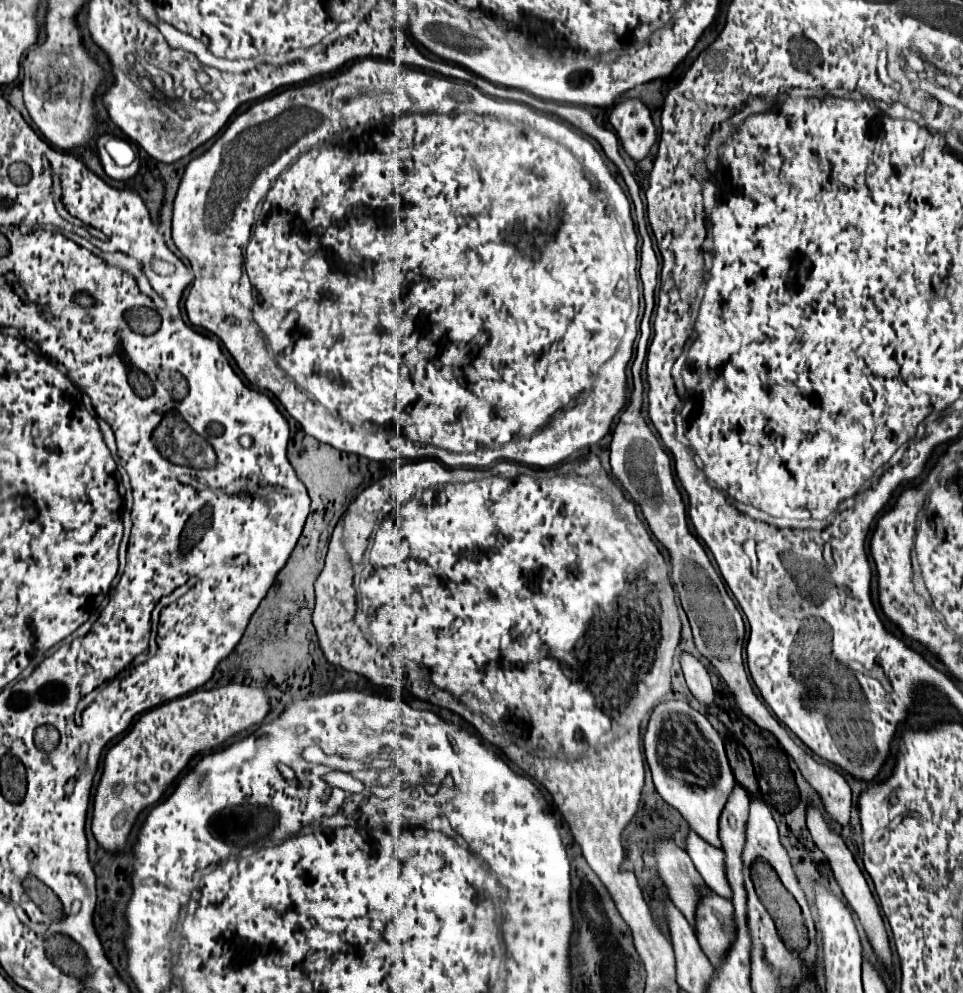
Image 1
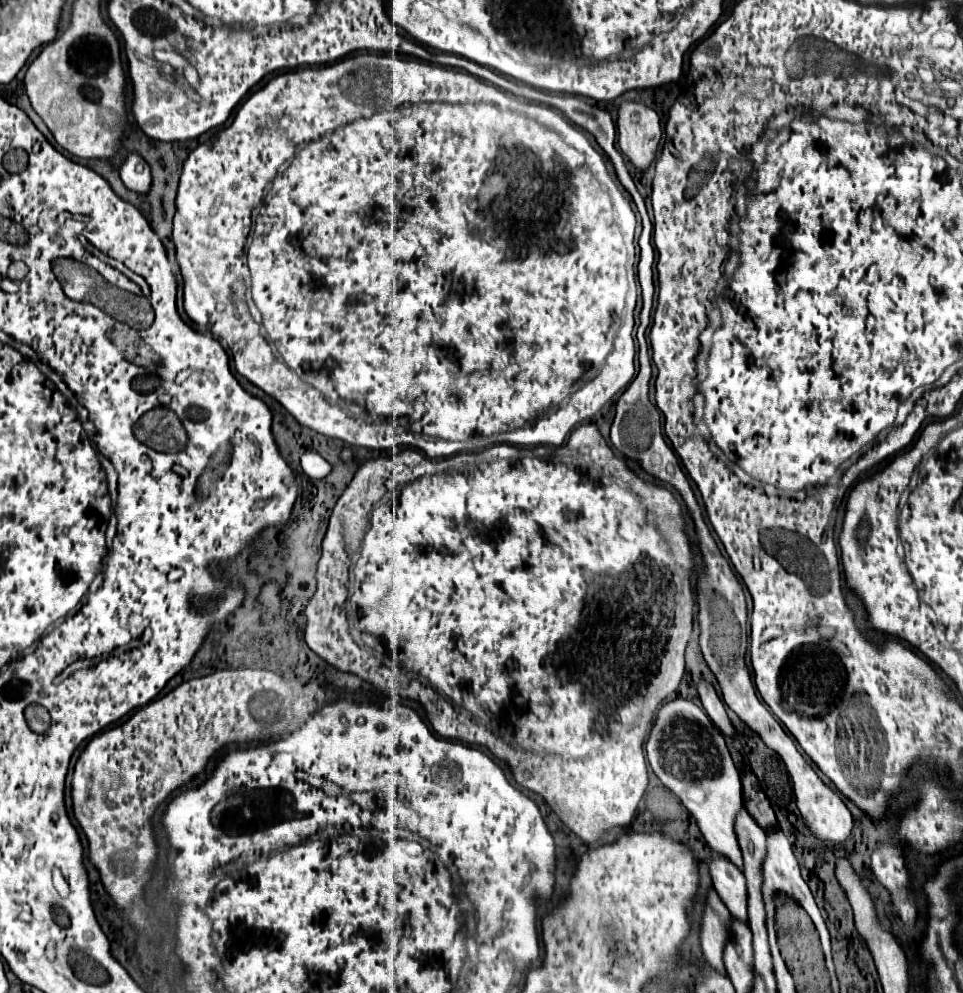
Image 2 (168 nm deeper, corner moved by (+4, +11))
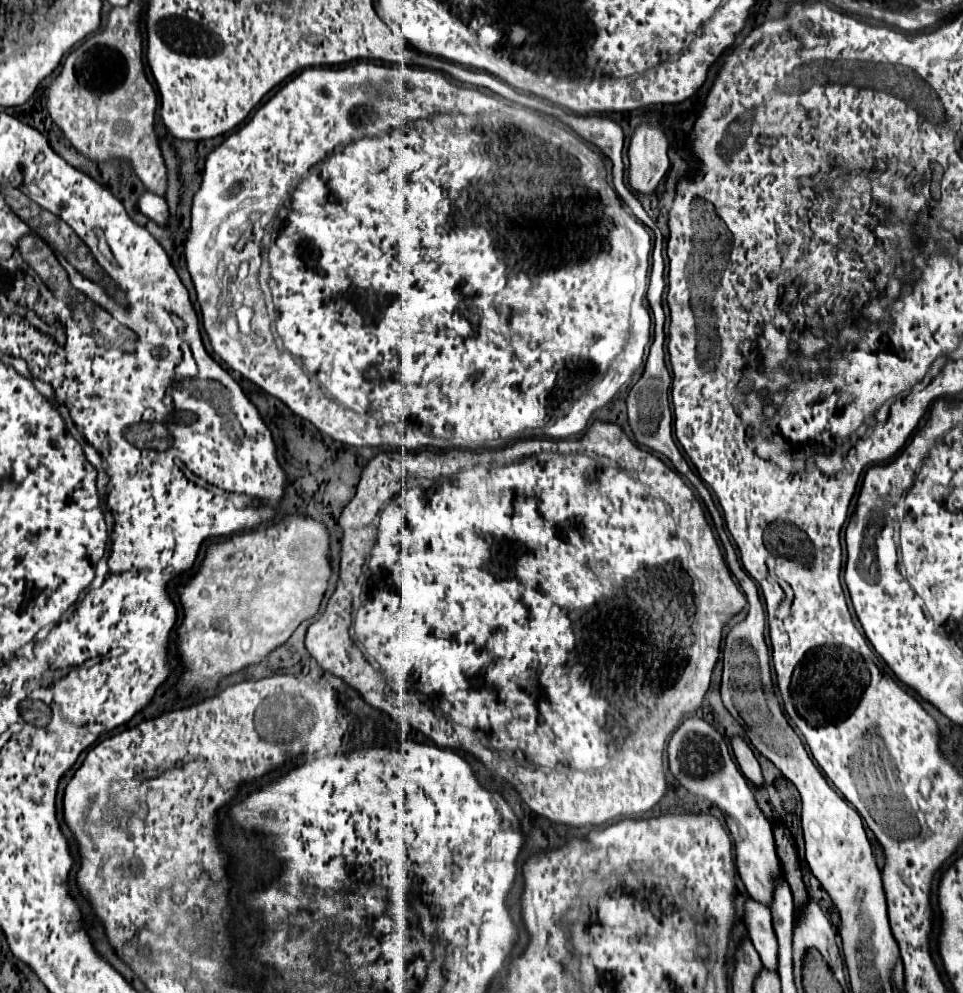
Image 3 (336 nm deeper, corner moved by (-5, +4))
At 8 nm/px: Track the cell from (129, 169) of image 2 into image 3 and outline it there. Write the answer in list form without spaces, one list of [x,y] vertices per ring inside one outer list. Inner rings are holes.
[[[143,192],[141,198],[139,198],[139,210],[153,218],[157,224],[165,224],[167,218],[169,218],[169,212],[167,212],[167,204],[165,204],[165,198],[163,196],[157,196],[155,192]]]

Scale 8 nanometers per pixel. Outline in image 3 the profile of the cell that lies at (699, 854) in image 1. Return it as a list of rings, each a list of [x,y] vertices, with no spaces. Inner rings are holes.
[[[747,896],[745,900],[745,924],[749,938],[759,952],[763,966],[769,970],[777,968],[777,938],[771,926],[771,912],[765,904]]]

